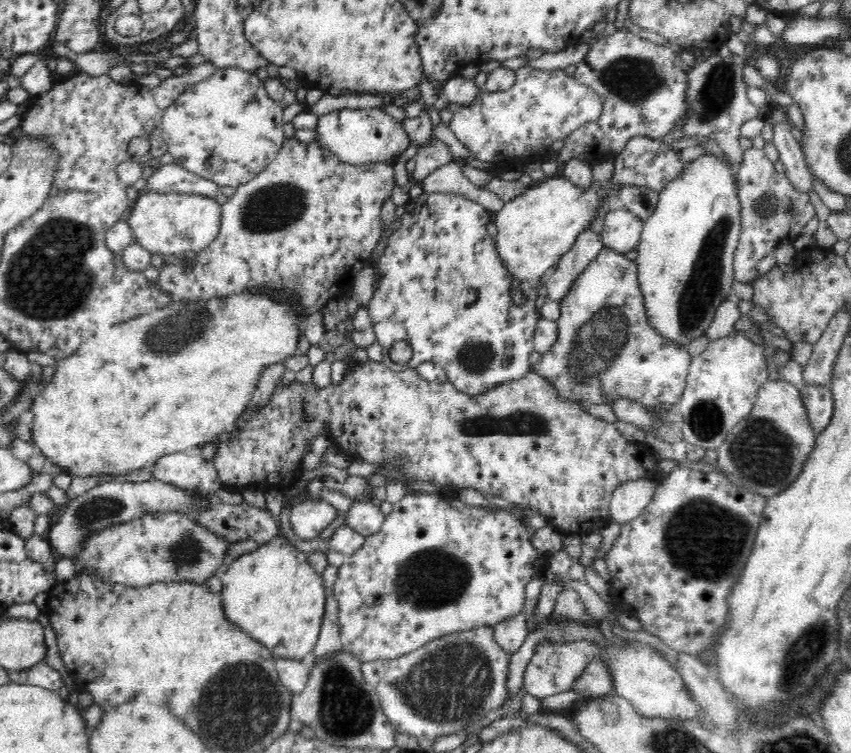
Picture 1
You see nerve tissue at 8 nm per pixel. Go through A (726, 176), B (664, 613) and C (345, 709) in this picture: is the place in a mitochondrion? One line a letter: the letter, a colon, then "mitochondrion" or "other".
A: other
B: other
C: mitochondrion

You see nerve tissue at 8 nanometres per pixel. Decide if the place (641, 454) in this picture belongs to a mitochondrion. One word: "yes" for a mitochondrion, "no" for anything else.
no

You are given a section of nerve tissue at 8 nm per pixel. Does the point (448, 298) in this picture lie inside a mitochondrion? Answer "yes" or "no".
no

